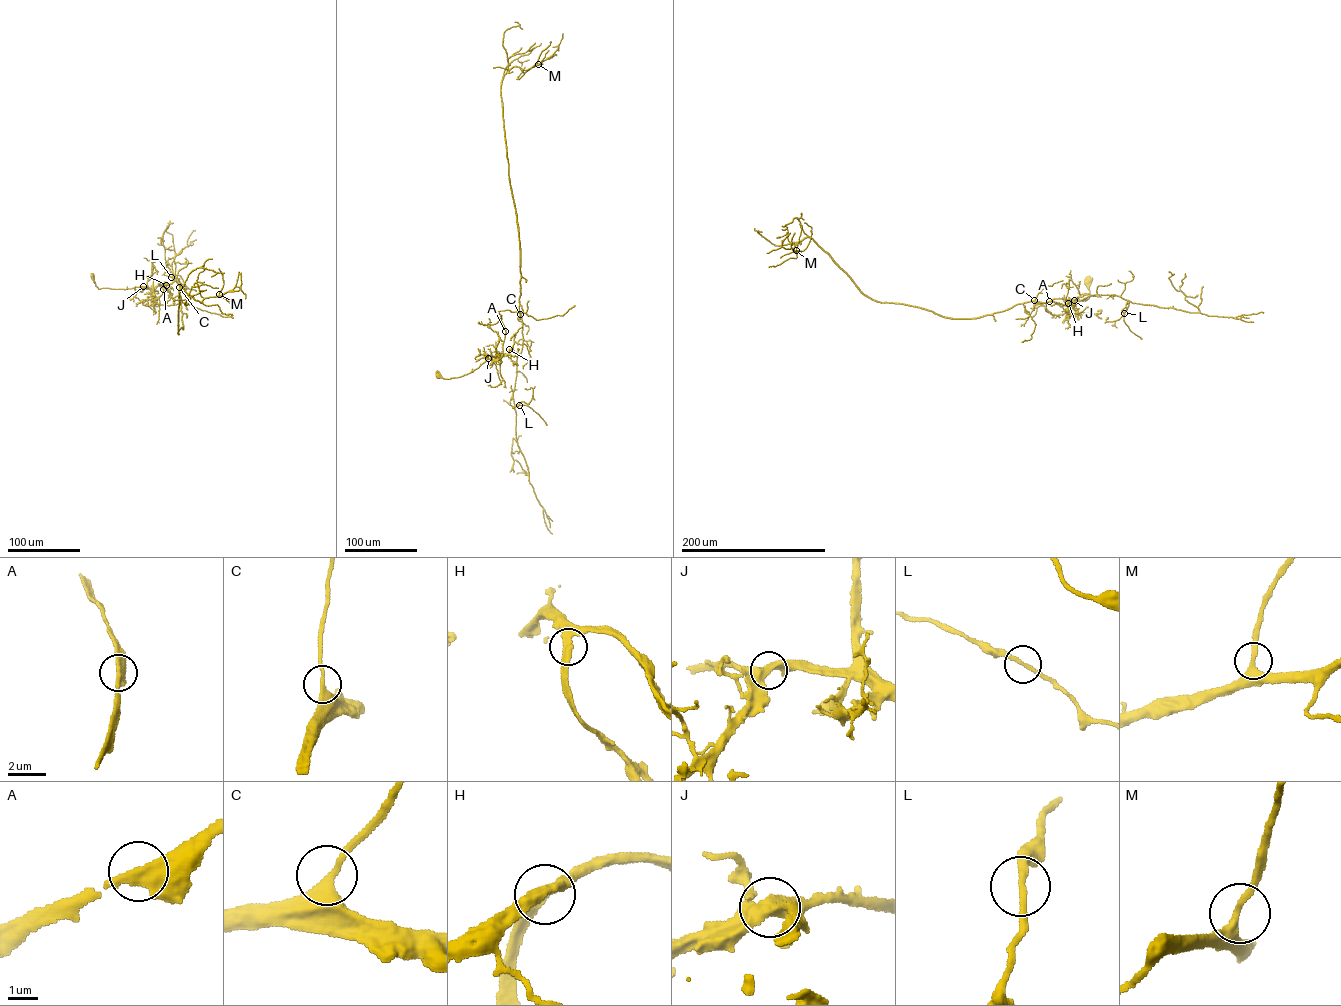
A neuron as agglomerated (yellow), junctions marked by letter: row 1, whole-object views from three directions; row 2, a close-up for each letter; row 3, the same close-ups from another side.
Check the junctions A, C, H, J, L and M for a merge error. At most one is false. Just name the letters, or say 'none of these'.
none of these

